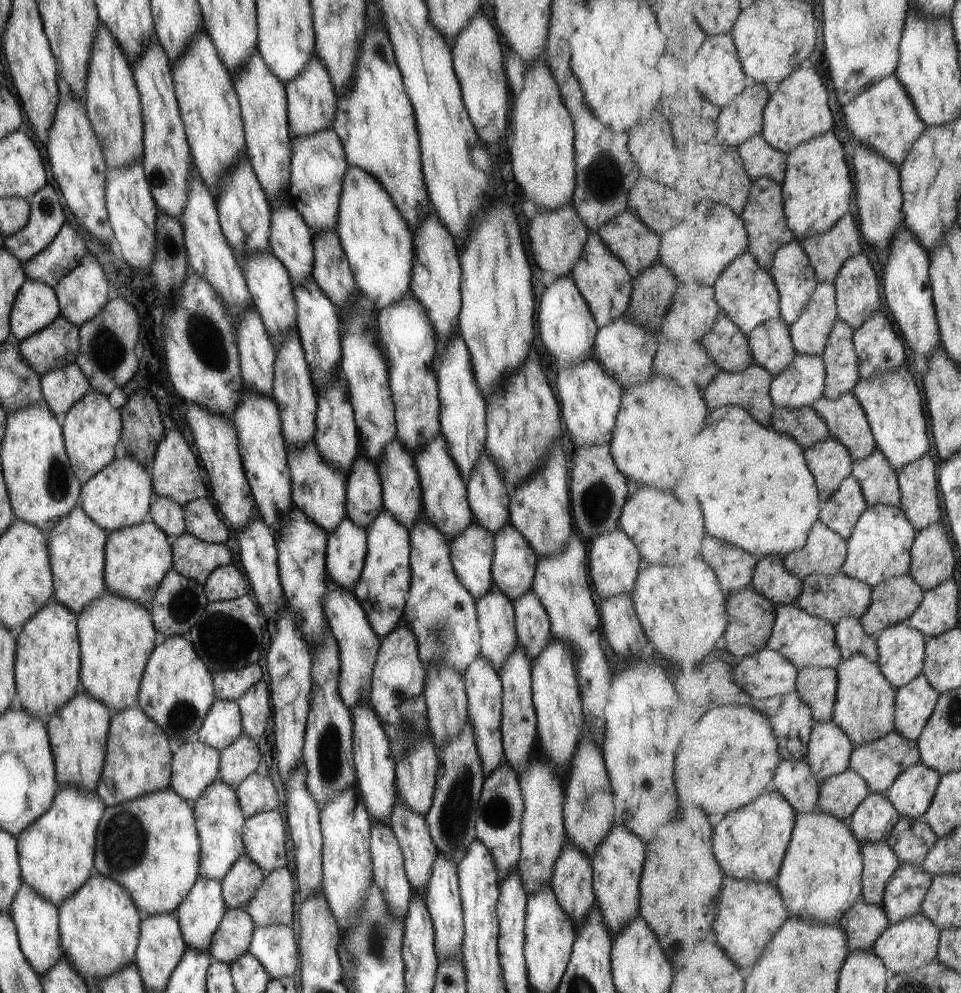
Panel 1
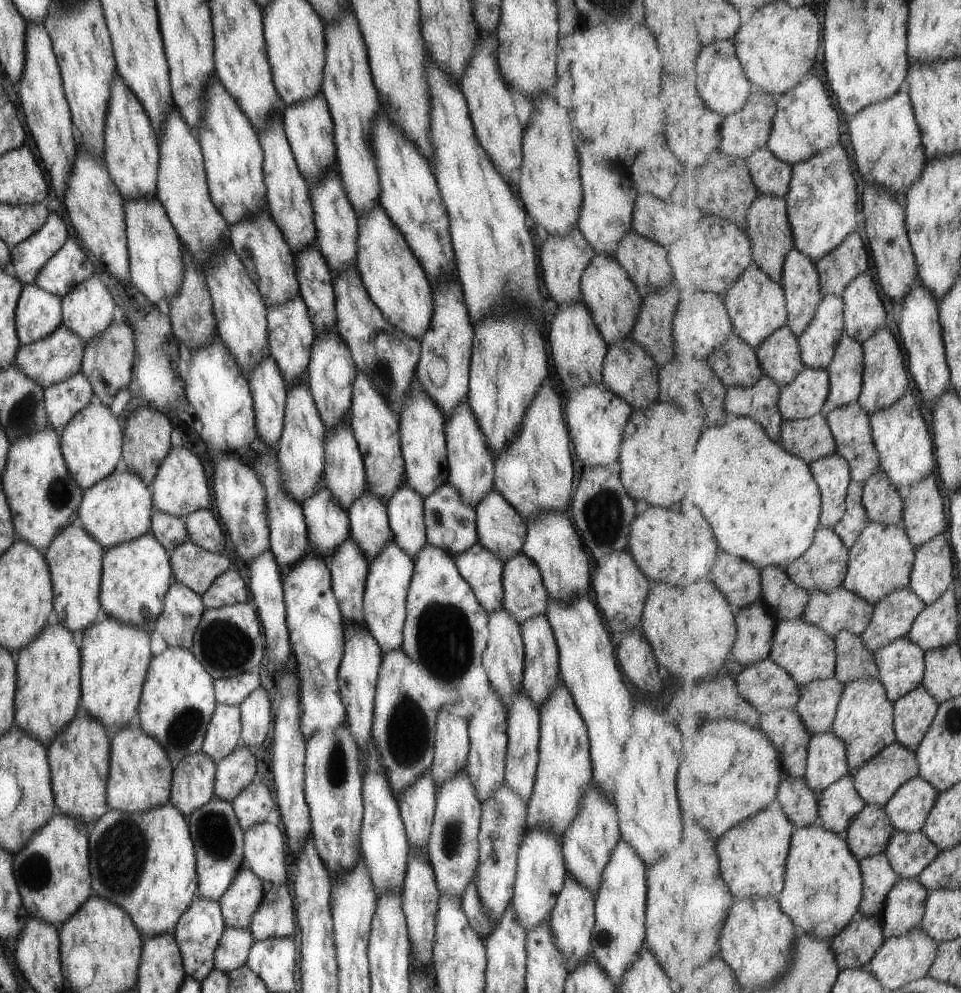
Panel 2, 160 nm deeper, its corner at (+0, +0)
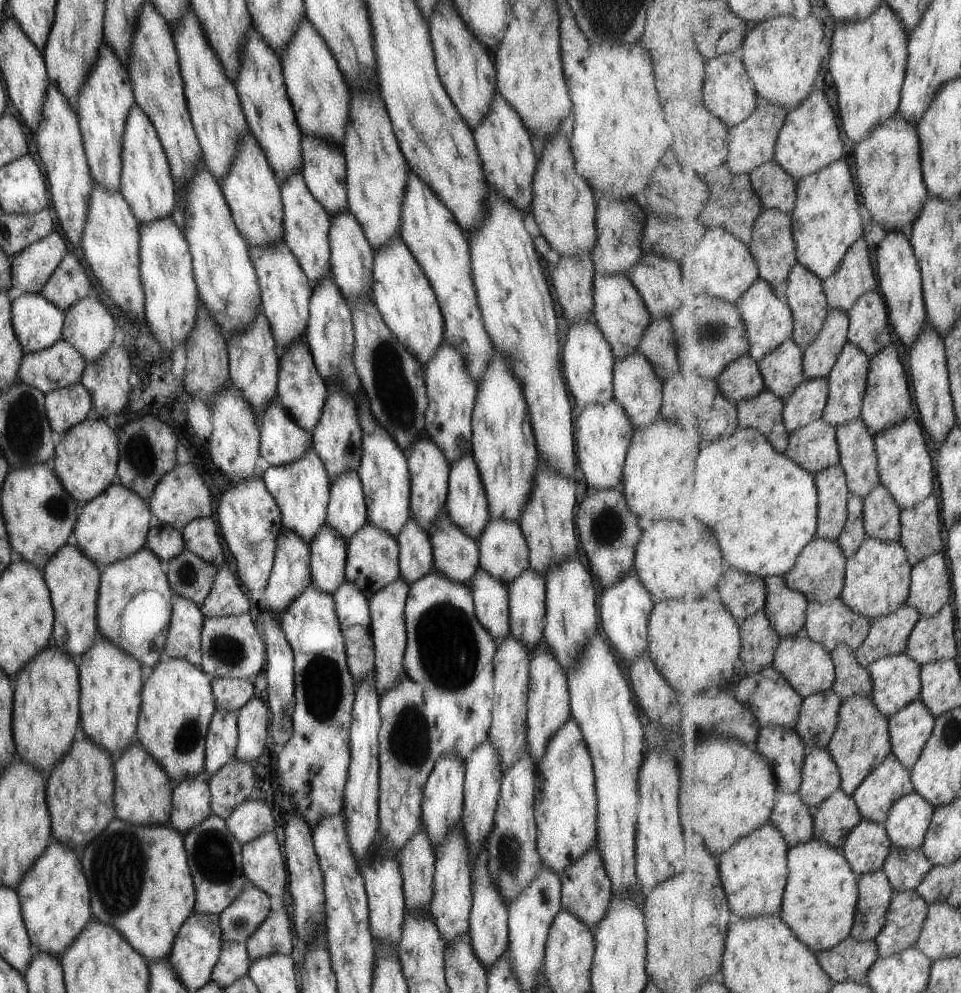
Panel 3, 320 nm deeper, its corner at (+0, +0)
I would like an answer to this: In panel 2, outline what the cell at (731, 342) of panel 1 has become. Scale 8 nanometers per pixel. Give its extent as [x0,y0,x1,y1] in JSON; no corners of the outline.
[708,332,764,388]

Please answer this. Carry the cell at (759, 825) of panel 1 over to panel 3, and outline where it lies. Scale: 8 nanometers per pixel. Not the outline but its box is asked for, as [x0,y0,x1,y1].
[721,822,790,919]

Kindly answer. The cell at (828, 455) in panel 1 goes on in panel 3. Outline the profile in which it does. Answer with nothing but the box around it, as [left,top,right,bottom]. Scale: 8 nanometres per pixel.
[814,464,850,541]

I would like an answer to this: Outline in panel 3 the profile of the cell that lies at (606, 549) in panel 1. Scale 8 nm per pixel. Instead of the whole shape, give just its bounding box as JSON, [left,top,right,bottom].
[599,572,651,663]

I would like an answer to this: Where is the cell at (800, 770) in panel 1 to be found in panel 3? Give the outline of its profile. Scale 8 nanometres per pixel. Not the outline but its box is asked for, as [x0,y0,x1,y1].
[770,792,815,846]

